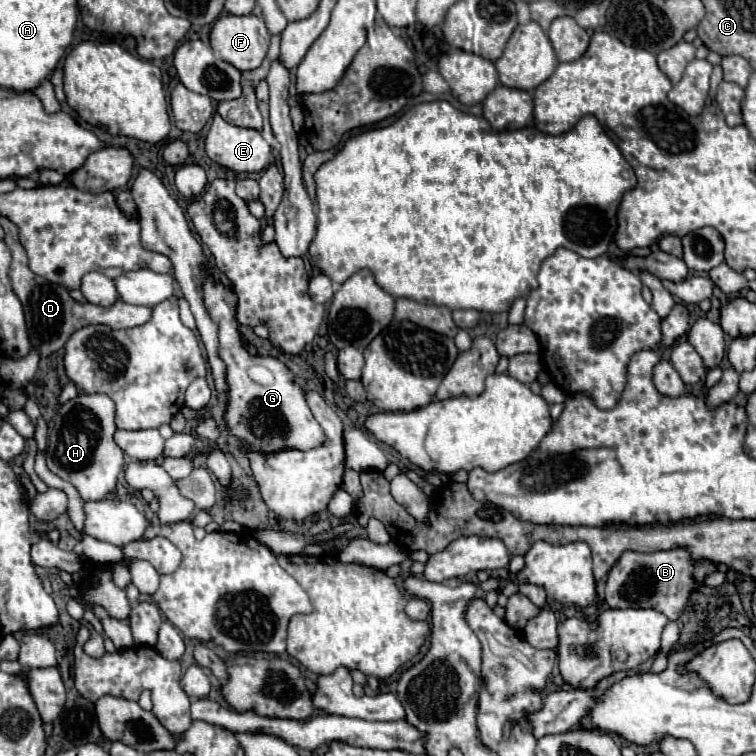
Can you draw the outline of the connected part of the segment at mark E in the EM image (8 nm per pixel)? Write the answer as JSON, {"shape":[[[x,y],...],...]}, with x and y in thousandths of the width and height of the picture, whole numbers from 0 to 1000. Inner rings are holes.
{"shape":[[[283,151],[280,167],[275,172],[275,180],[272,180],[272,204],[286,217],[291,217],[291,220],[296,220],[296,222],[302,222],[307,228],[315,228],[315,230],[339,230],[339,228],[347,228],[357,217],[357,209],[360,209],[360,198],[357,198],[354,188],[347,183],[344,175],[302,164],[302,161],[294,159],[291,151]]]}

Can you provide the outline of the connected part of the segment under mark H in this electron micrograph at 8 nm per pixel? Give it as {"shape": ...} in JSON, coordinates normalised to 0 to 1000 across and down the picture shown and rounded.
{"shape":[[[106,521],[79,537],[79,553],[71,553],[61,614],[66,624],[101,643],[108,661],[135,661],[153,646],[156,627],[164,619],[164,598],[151,585],[153,534],[140,521]]]}

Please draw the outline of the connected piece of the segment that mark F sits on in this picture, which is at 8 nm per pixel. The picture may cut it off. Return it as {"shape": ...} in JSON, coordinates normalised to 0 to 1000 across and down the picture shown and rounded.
{"shape":[[[299,19],[283,29],[278,56],[286,71],[315,87],[317,95],[325,95],[347,85],[357,61],[357,45],[349,26],[336,19]]]}

